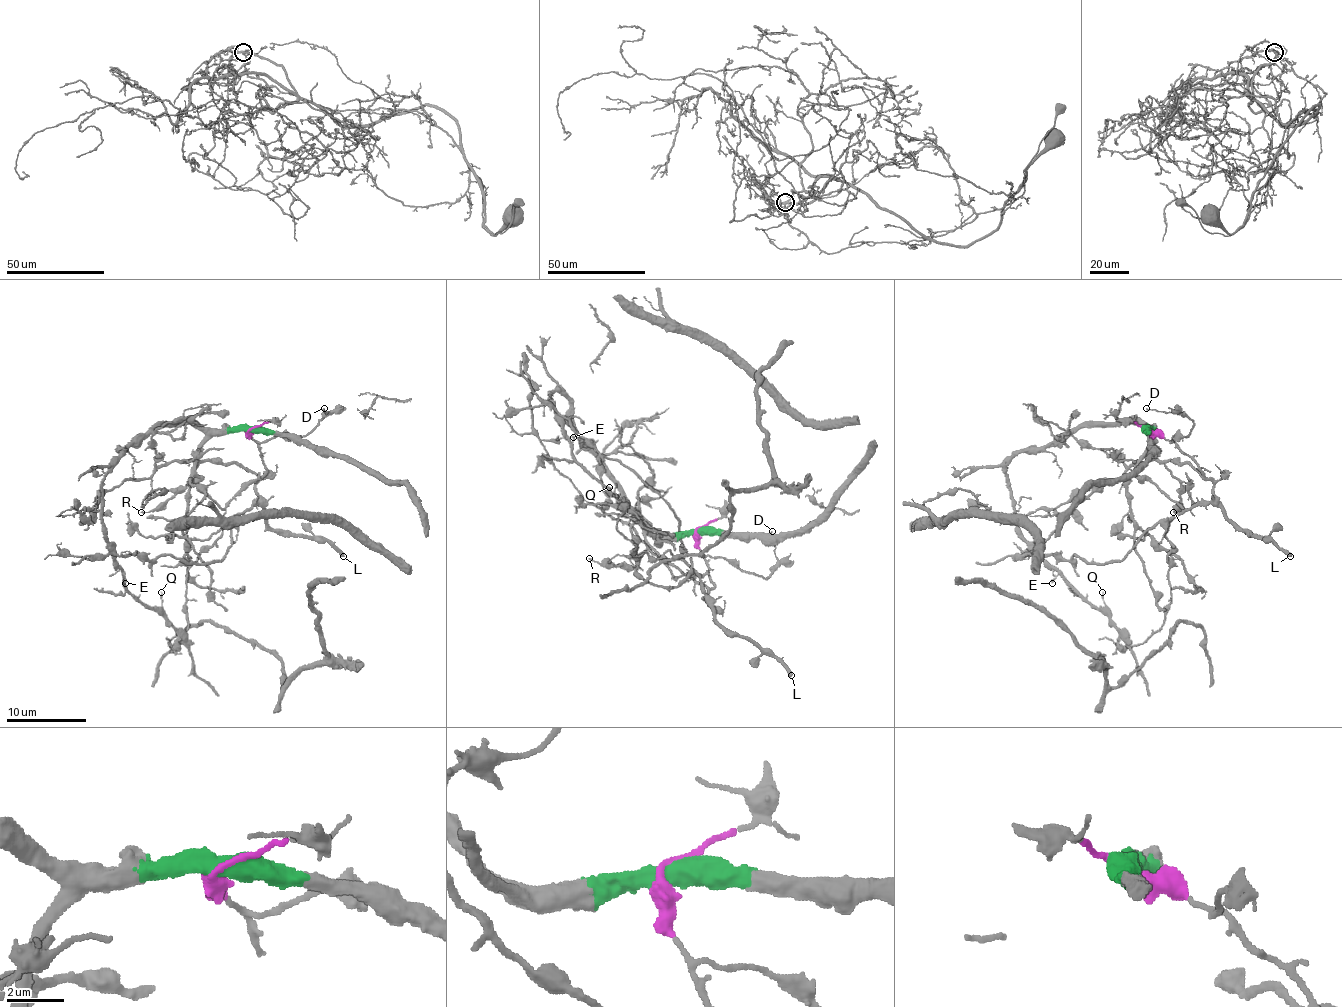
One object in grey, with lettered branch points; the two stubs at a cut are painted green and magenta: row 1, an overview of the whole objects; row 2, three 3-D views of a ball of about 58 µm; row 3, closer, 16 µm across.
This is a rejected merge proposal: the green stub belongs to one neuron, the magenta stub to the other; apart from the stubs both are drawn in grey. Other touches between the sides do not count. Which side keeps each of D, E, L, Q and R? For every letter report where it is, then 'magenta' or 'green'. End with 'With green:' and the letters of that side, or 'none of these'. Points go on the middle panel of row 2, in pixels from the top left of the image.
D: (772, 531) | magenta
E: (573, 437) | green
L: (791, 675) | magenta
Q: (609, 487) | green
R: (589, 558) | magenta
With green: E, Q

